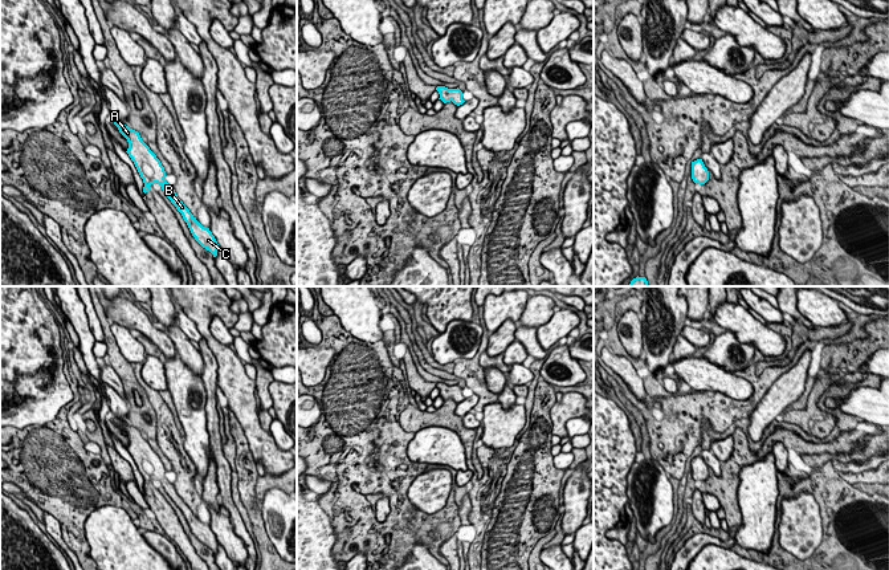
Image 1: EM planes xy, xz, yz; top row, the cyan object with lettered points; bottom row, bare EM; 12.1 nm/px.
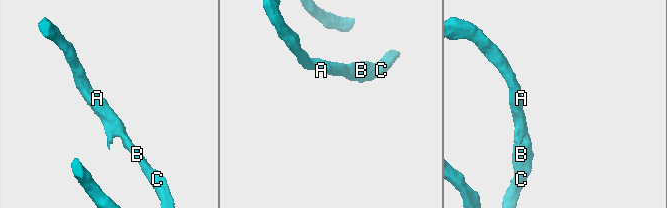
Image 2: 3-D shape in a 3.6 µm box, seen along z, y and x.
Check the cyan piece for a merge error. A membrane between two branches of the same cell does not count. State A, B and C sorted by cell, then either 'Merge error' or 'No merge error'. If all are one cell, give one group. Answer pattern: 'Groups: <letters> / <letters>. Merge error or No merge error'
Groups: A B C. No merge error

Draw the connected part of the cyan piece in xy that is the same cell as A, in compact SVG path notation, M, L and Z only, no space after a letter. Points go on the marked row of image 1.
M111 119L114 125L118 127L119 133L127 139L129 148L127 154L134 162L140 178L143 179L144 187L143 192L150 191L150 186L158 183L166 196L171 200L171 203L176 207L176 209L182 213L184 221L187 223L192 236L195 240L207 251L209 251L213 257L217 256L219 244L209 231L209 228L203 227L196 217L189 212L189 209L183 204L183 201L178 198L174 187L171 187L166 182L166 171L162 166L160 160L156 155L150 150L150 147L142 141L138 131L130 129L126 125L118 123Z

